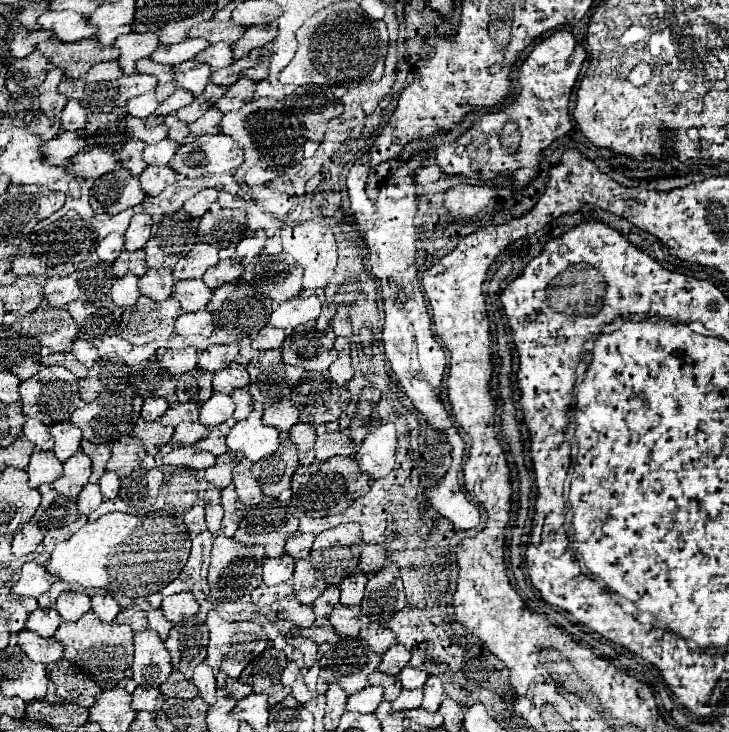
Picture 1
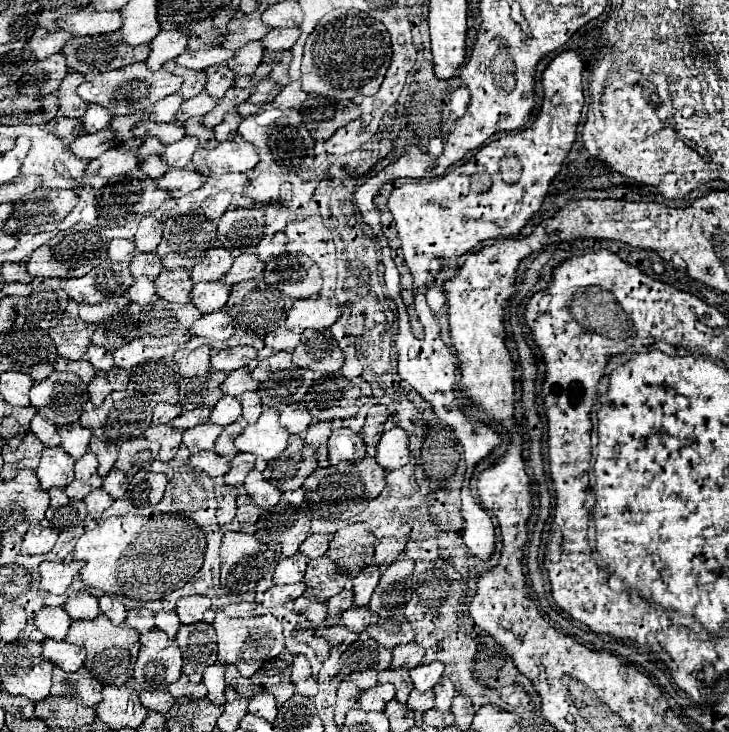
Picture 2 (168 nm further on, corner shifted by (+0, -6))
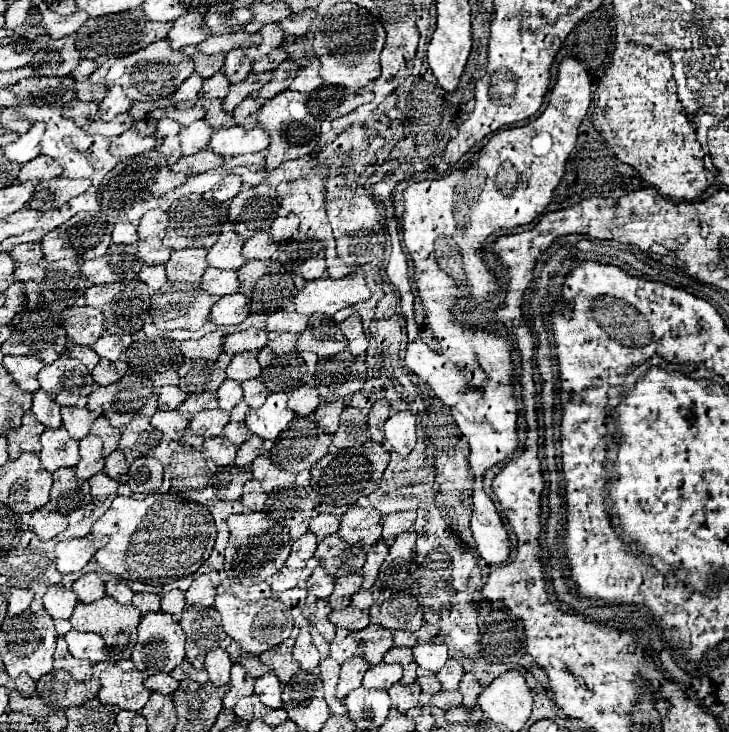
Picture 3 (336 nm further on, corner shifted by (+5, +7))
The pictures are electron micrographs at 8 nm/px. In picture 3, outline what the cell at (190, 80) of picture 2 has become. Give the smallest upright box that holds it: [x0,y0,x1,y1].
[194,53,226,77]

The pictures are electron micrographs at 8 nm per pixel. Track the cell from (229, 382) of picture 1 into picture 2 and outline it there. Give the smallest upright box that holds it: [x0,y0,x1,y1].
[219,368,257,396]

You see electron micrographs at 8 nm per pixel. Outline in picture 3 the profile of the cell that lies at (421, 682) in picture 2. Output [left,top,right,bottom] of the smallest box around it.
[414,643,450,673]

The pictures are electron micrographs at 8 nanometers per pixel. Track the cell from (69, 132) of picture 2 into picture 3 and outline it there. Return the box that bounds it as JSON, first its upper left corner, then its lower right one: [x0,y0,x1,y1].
[64,99,98,127]

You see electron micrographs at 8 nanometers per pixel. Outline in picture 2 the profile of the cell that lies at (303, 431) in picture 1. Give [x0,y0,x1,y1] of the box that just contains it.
[305,422,331,462]

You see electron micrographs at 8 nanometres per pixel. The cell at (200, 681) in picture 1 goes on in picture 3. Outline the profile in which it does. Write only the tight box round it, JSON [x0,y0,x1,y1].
[206,649,232,685]

